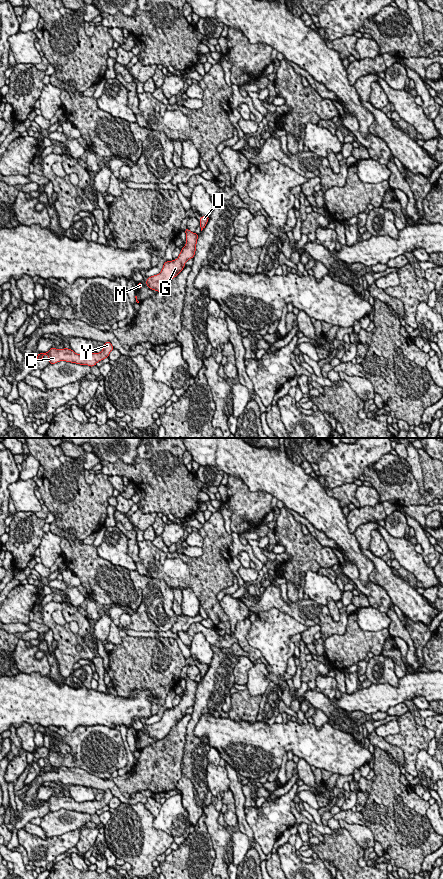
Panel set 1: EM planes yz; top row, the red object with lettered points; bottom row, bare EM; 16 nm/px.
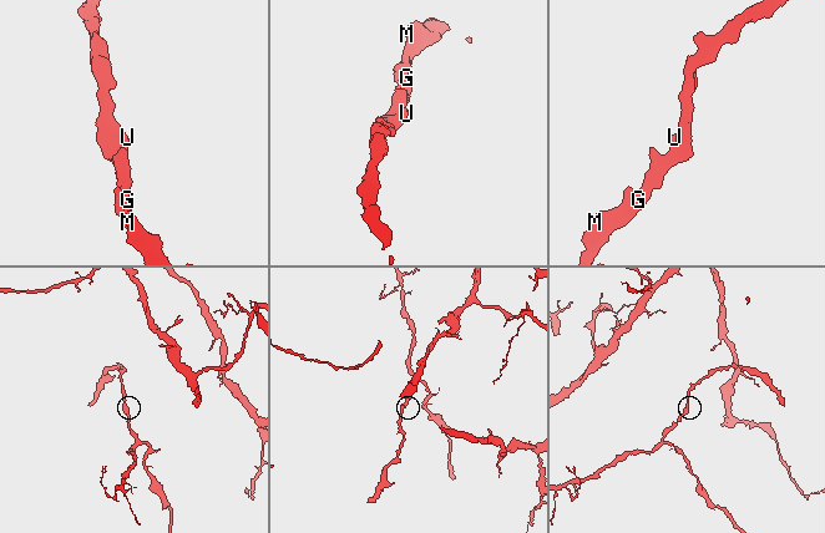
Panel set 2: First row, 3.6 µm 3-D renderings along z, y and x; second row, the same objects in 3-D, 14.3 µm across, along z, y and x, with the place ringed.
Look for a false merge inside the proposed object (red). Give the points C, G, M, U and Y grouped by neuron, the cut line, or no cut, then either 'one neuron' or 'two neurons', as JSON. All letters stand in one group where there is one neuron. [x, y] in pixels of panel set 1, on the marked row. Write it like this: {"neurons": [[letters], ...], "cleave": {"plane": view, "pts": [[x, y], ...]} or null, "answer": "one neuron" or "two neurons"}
{"neurons": [["C", "G", "M", "U", "Y"]], "cleave": null, "answer": "one neuron"}

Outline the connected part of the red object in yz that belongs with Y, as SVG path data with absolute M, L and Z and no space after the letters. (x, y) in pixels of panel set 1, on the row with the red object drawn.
M107 341L103 345L103 350L100 353L85 353L85 354L76 354L72 349L56 349L52 347L46 353L38 353L37 361L41 361L44 355L49 357L49 364L55 364L59 361L66 361L71 363L76 363L80 365L88 365L93 367L97 362L108 358L109 353L114 349L112 344Z

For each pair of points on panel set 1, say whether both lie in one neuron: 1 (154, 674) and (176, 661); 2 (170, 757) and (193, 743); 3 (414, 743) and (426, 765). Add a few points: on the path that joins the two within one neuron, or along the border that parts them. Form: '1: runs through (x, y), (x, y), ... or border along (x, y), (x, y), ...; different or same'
1: runs through (159, 674), (162, 674), (171, 665); same
2: border along (185, 744), (181, 772); different
3: border along (426, 749), (421, 749), (417, 754), (417, 774); different

